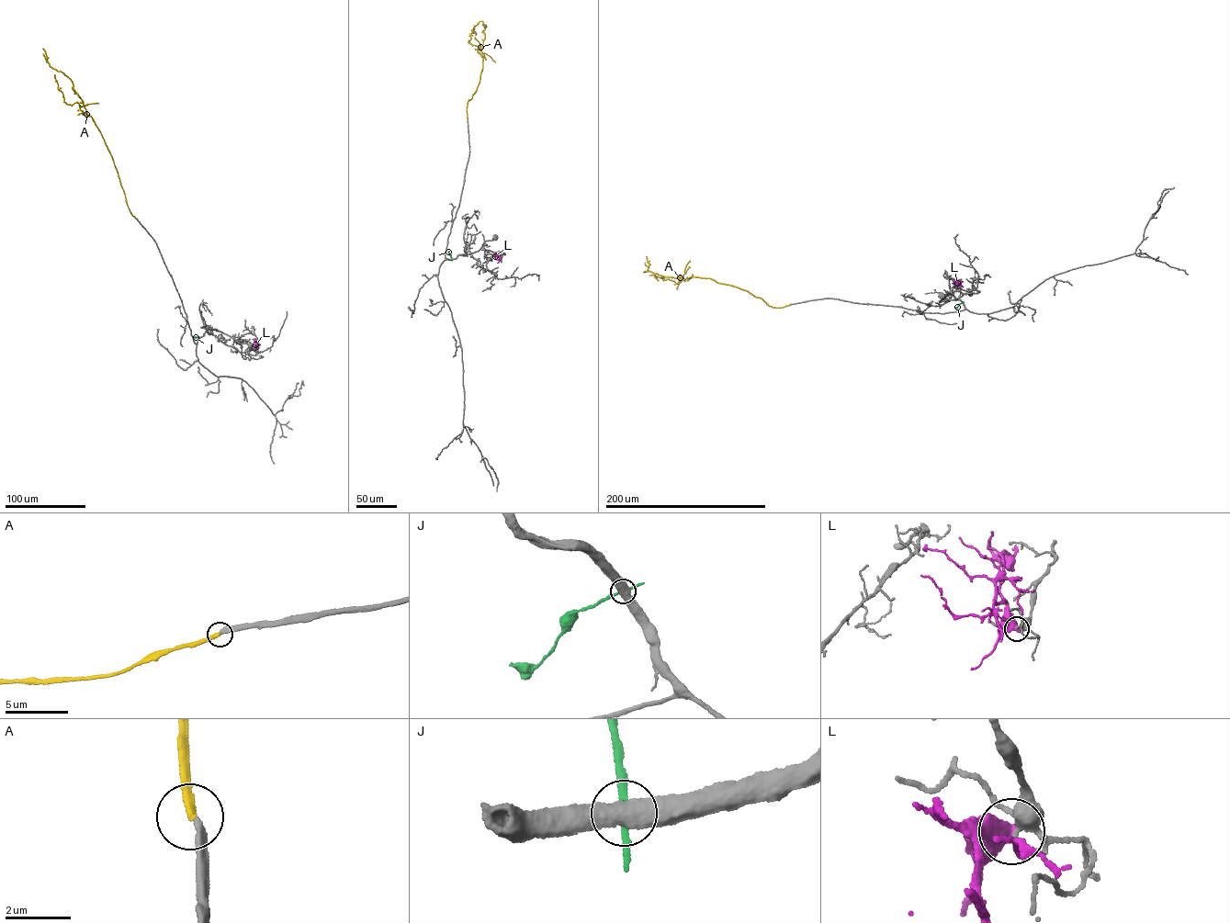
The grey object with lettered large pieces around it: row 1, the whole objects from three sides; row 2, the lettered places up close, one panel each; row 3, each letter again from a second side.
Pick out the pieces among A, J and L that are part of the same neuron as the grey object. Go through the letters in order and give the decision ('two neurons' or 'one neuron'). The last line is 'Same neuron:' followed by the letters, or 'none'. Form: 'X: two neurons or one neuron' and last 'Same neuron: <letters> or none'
A: two neurons
J: two neurons
L: two neurons
Same neuron: none

